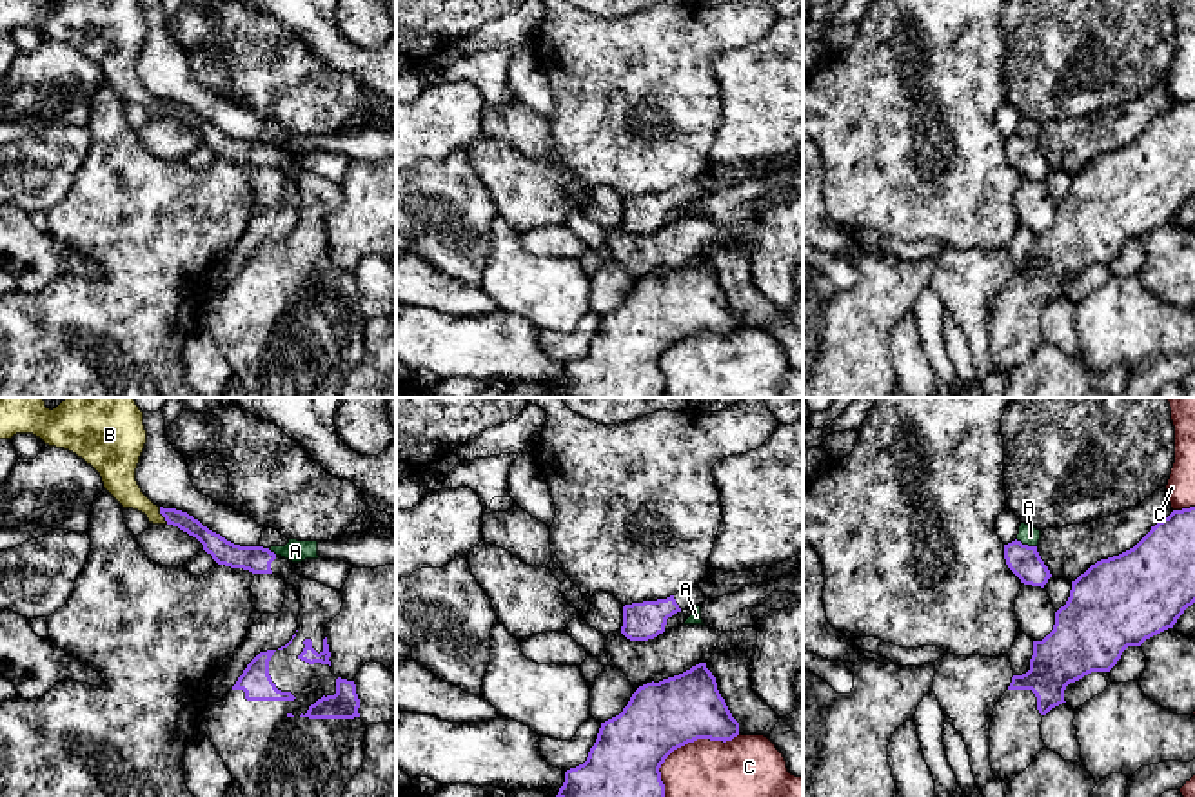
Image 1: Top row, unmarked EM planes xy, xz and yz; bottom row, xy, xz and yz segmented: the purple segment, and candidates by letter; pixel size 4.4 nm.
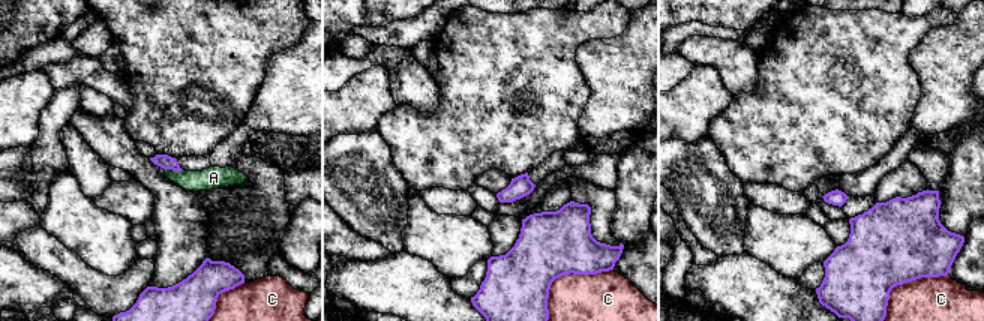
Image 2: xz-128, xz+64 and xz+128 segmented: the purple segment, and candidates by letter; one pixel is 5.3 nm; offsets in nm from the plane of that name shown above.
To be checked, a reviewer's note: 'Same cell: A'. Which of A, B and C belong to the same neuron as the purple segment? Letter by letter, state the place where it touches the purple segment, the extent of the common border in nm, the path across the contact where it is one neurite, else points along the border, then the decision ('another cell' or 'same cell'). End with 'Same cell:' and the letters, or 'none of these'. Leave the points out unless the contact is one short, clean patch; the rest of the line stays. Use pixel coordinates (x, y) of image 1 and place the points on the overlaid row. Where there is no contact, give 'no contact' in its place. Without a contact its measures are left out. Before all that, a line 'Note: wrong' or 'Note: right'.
Note: wrong
A: contact yz (1027, 545); length 100 nm; border yz (1016, 540), (1036, 547); another cell
B: contact xy (162, 514); length 90 nm; another cell
C: contact xz (683, 745); length 440 nm; another cell
Same cell: none of these

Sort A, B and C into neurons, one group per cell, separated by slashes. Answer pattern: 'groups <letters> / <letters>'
groups A B / C

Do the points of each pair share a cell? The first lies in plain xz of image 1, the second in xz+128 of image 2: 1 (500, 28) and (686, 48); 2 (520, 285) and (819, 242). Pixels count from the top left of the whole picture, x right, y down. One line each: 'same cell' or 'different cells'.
1: different cells
2: same cell

